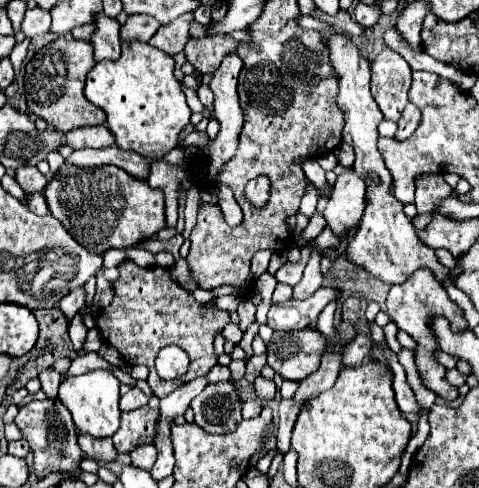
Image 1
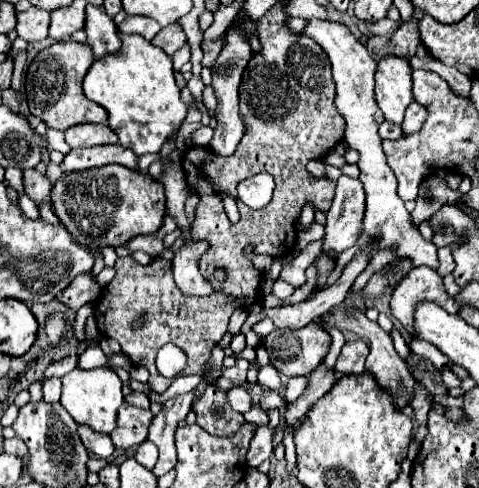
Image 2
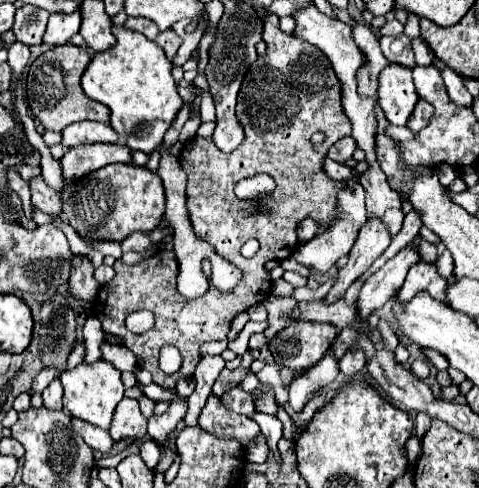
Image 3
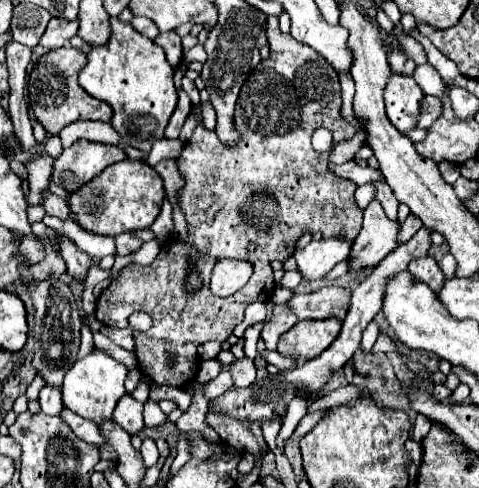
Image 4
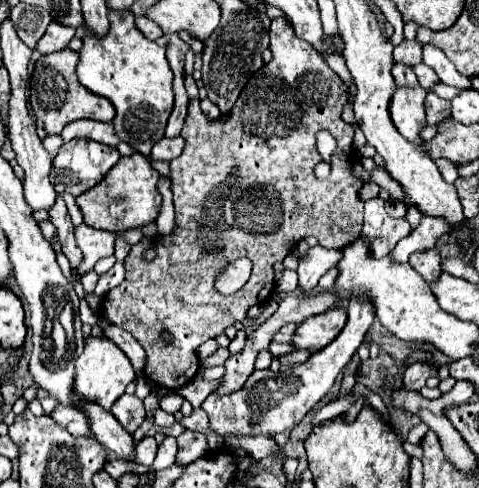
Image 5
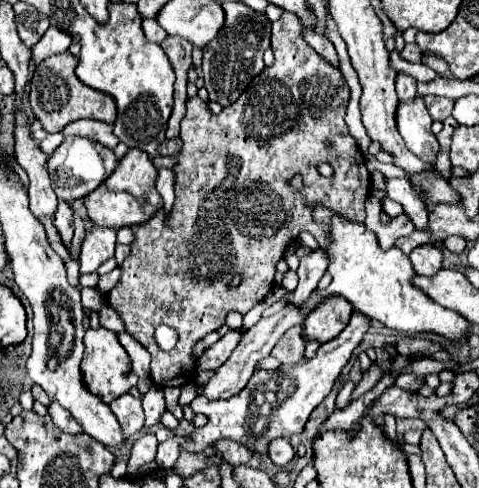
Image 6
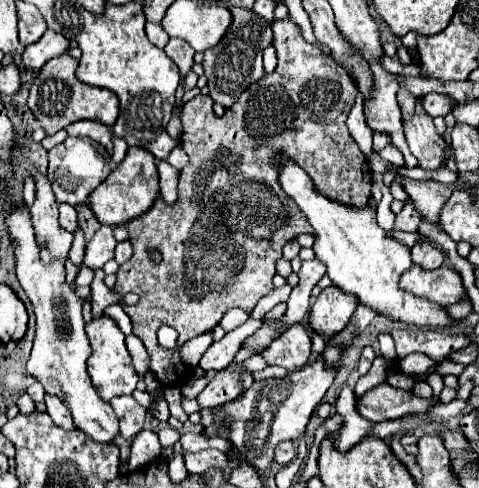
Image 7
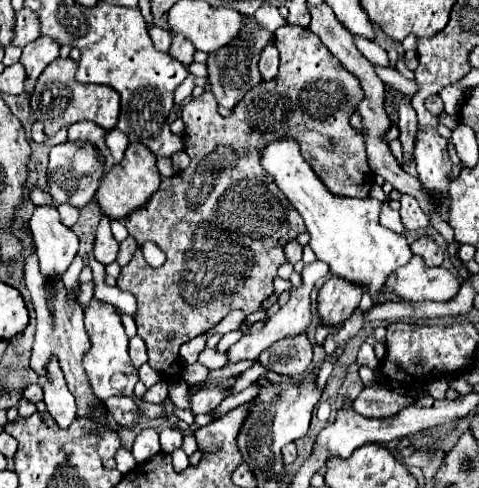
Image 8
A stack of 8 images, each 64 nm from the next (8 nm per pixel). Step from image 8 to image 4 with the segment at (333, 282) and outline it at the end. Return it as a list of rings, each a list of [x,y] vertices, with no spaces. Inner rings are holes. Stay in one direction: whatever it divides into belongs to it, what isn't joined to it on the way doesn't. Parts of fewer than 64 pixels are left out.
[[[328,318],[328,320],[302,320],[294,324],[284,336],[280,336],[280,344],[276,346],[276,352],[286,358],[296,358],[300,362],[312,360],[324,352],[336,340],[340,332],[340,320]]]

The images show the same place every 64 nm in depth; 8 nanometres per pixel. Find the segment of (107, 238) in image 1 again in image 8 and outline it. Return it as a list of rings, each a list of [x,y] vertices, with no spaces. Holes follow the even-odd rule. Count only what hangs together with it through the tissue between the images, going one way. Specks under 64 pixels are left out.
[[[130,144],[124,160],[116,164],[100,182],[96,192],[96,202],[100,206],[102,216],[108,216],[110,220],[122,220],[128,214],[132,214],[136,208],[142,208],[150,196],[160,186],[160,172],[156,168],[156,156],[144,148],[144,144]]]

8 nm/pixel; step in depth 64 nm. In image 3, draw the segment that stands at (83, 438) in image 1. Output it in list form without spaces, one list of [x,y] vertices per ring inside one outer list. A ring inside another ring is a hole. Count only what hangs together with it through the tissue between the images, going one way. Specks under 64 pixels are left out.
[[[72,418],[72,428],[84,438],[84,442],[86,442],[92,450],[102,452],[102,454],[110,452],[110,448],[112,448],[112,438],[110,438],[110,434],[108,434],[106,430],[96,428],[94,424],[88,424],[88,422],[76,420],[76,418]]]

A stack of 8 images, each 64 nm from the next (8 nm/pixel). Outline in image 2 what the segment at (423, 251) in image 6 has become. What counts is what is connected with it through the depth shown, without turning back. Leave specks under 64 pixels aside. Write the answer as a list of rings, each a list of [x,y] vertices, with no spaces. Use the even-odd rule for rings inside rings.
[[[428,266],[412,268],[408,272],[408,276],[392,290],[392,298],[390,298],[392,316],[412,336],[416,336],[414,310],[416,310],[416,304],[424,302],[424,300],[442,306],[448,314],[460,312],[460,308],[456,308],[454,298],[448,296],[448,292],[442,284],[442,276],[436,270],[432,270]]]

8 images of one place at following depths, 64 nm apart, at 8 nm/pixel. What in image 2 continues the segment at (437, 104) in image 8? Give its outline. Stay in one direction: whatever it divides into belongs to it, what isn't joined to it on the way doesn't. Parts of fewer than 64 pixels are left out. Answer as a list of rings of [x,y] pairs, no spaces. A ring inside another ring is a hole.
[[[412,102],[412,104],[408,106],[406,116],[404,116],[402,132],[408,136],[408,134],[412,134],[412,132],[420,130],[420,128],[422,128],[422,124],[424,124],[424,120],[426,120],[426,110],[424,110],[420,104]]]

